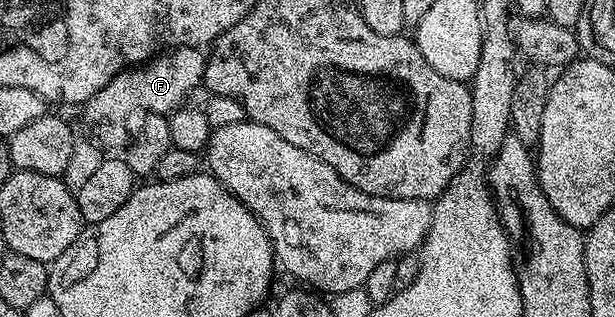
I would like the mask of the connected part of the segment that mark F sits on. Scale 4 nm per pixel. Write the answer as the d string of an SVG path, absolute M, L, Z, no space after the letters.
M179 46L157 54L139 66L122 70L92 99L86 101L82 109L86 123L93 125L99 119L120 118L122 114L132 117L138 111L168 115L189 98L187 95L197 84L200 85L203 82L205 69L205 54L195 46Z

